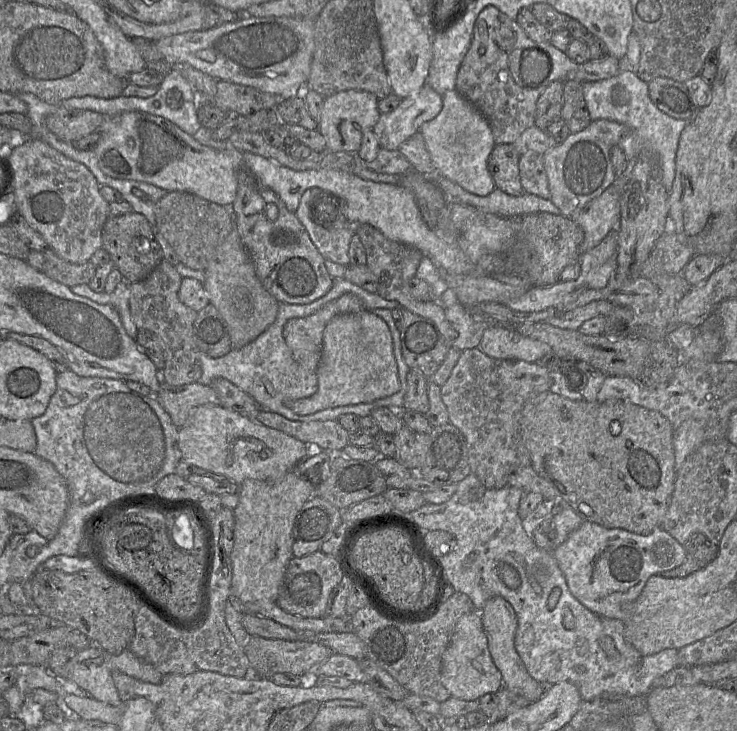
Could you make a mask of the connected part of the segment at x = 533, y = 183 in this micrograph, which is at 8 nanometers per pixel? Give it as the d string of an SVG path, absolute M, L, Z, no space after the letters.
M535 152L522 154L519 158L519 177L525 193L550 200L543 155Z

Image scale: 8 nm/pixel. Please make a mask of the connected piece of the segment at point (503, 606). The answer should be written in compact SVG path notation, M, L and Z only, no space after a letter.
M494 596L486 601L480 615L488 640L488 649L495 666L501 672L503 687L522 695L530 702L537 702L545 694L547 687L530 676L515 649L514 638L517 629L515 610L504 598Z

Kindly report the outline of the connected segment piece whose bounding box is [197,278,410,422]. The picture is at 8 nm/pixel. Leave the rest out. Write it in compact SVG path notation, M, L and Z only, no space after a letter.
M344 278L334 280L328 293L309 304L297 305L279 303L275 321L255 340L242 348L232 348L227 354L219 358L211 358L200 351L199 360L201 363L202 374L197 382L203 385L210 385L215 379L224 378L252 397L258 403L261 410L277 413L292 421L310 422L337 420L344 414L354 414L358 417L364 417L370 415L372 410L378 407L386 407L401 411L403 409L404 395L407 391L407 373L410 368L403 360L400 345L400 331L398 331L396 327L391 327L393 330L391 334L393 355L396 361L398 378L400 381L400 388L395 394L370 403L339 406L321 410L309 415L298 415L292 410L292 403L295 400L308 398L315 394L318 389L318 382L316 373L306 373L293 359L291 351L283 337L284 325L292 318L303 318L314 314L325 304L346 293L351 293L357 296L362 301L365 310L368 311L380 308L392 310L399 307L399 304L396 301L389 301L380 297L377 293L367 292Z

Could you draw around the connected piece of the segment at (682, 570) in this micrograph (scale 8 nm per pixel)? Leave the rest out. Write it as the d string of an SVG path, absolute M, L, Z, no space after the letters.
M701 533L691 535L683 546L686 553L685 561L659 575L664 578L684 578L706 567L718 555L718 545Z

